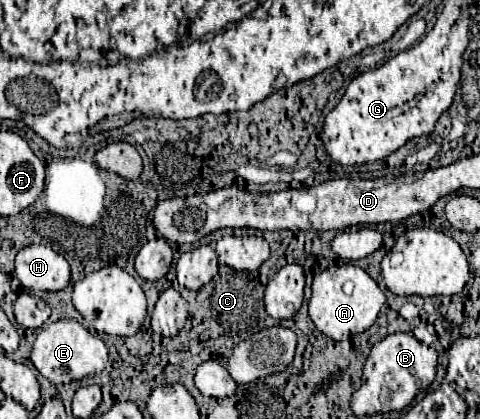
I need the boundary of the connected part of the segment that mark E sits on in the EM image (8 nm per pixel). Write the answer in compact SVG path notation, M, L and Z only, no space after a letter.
M62 319L62 321L54 321L38 331L38 337L32 345L30 361L48 381L52 381L56 385L70 383L74 379L82 379L82 377L102 371L108 361L108 347L98 335L92 335L76 319Z

